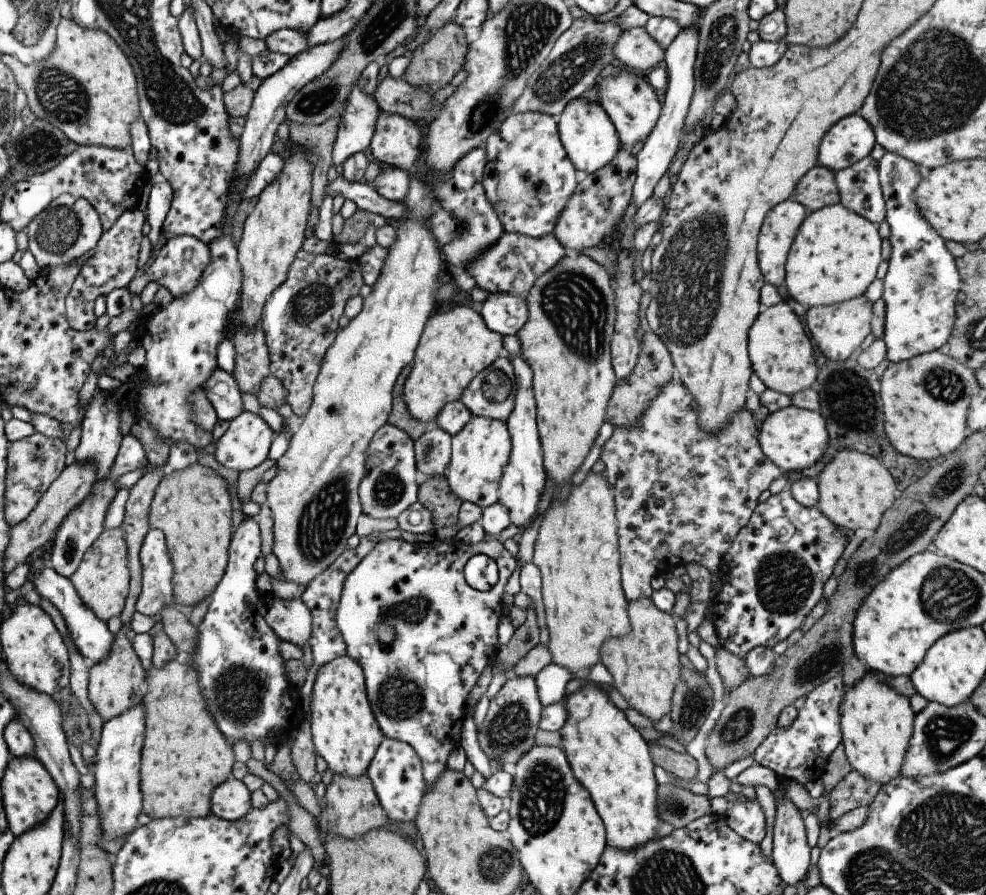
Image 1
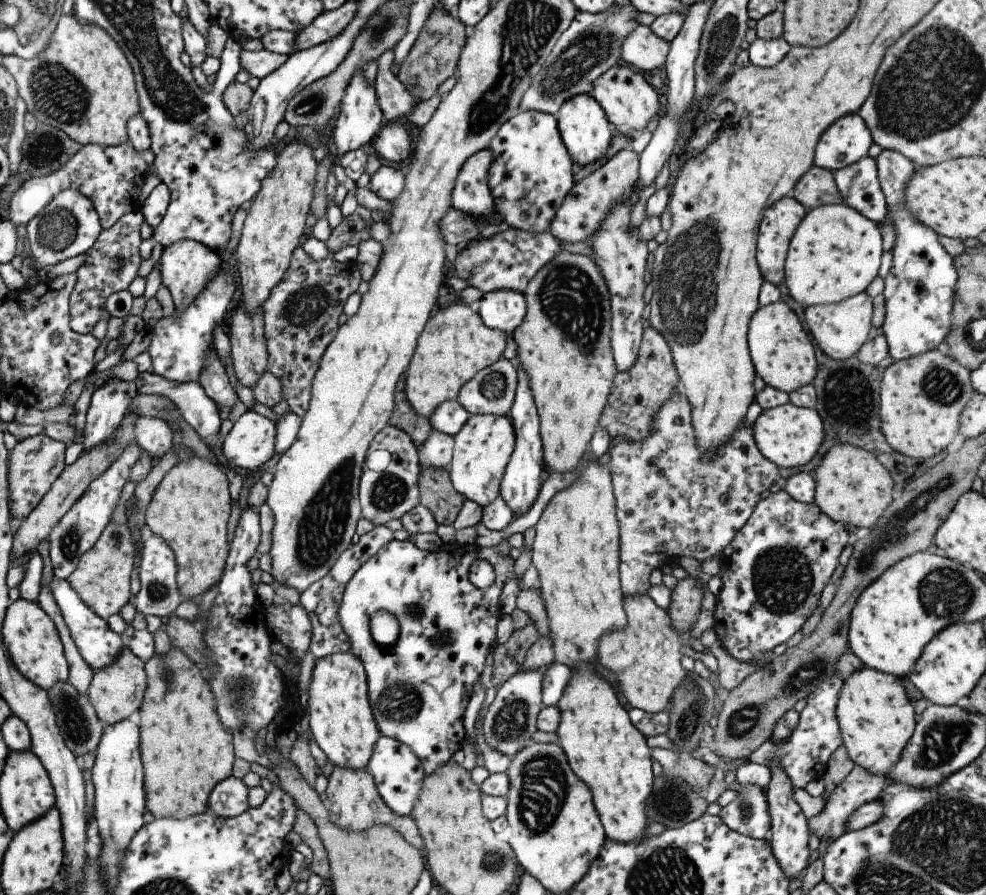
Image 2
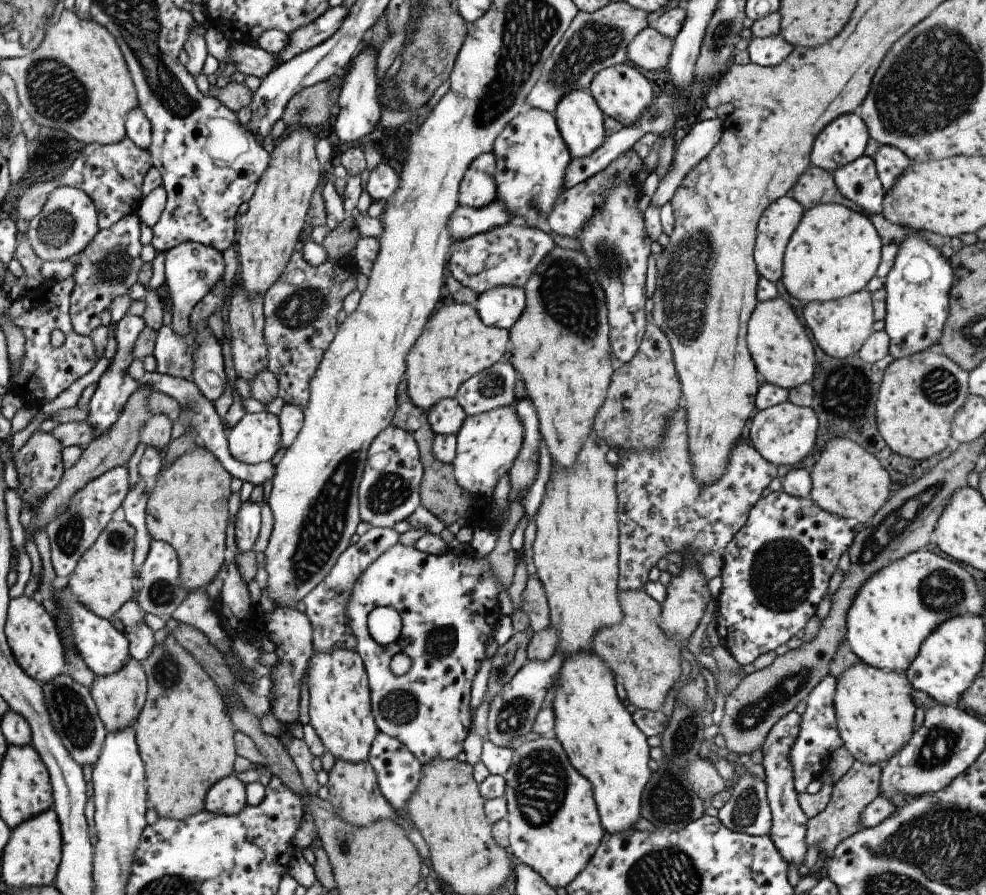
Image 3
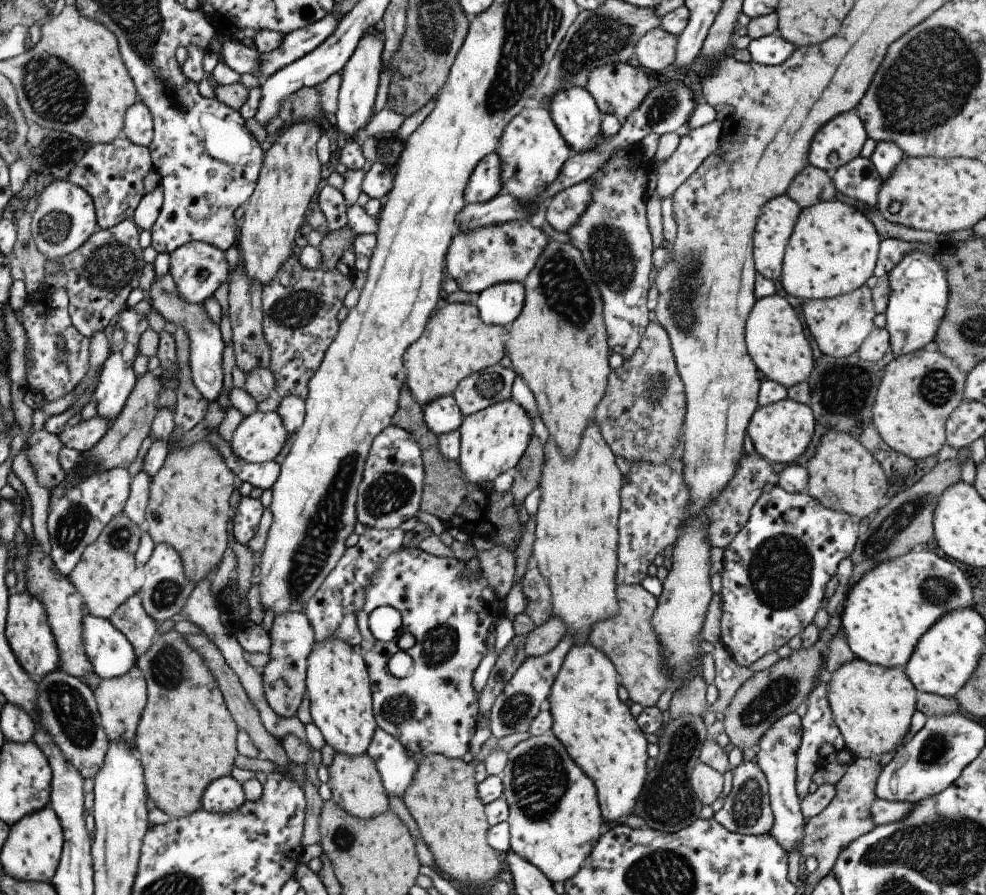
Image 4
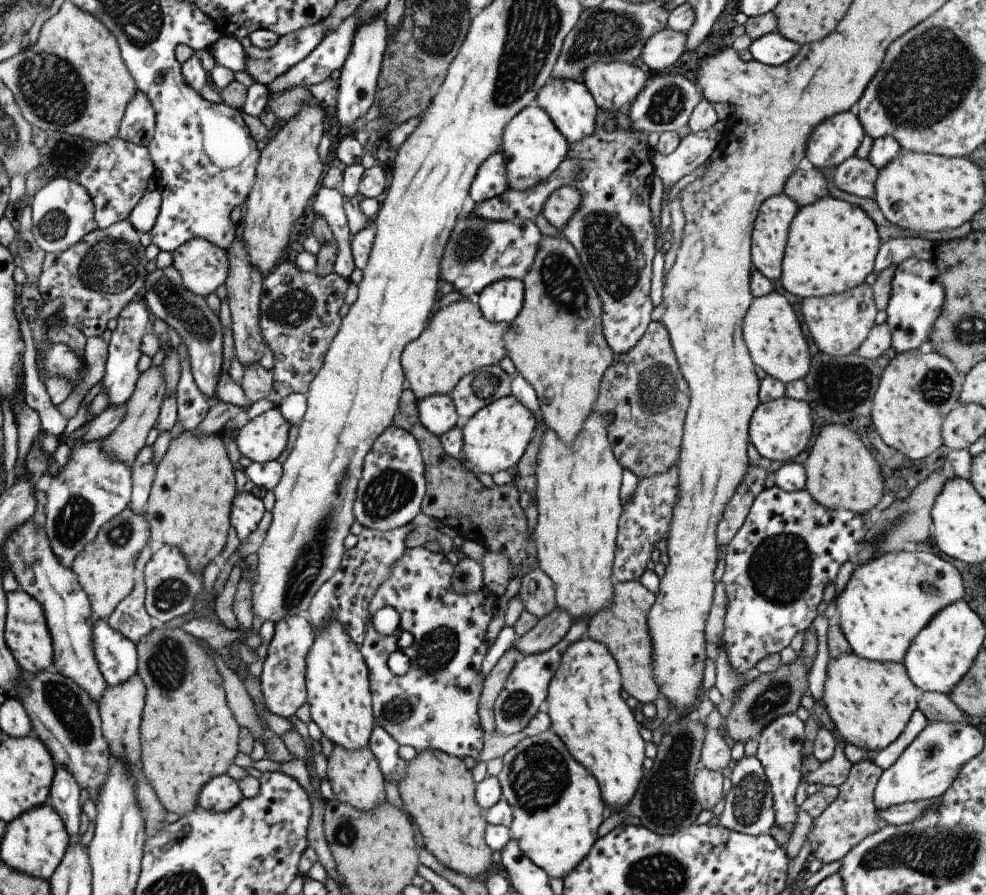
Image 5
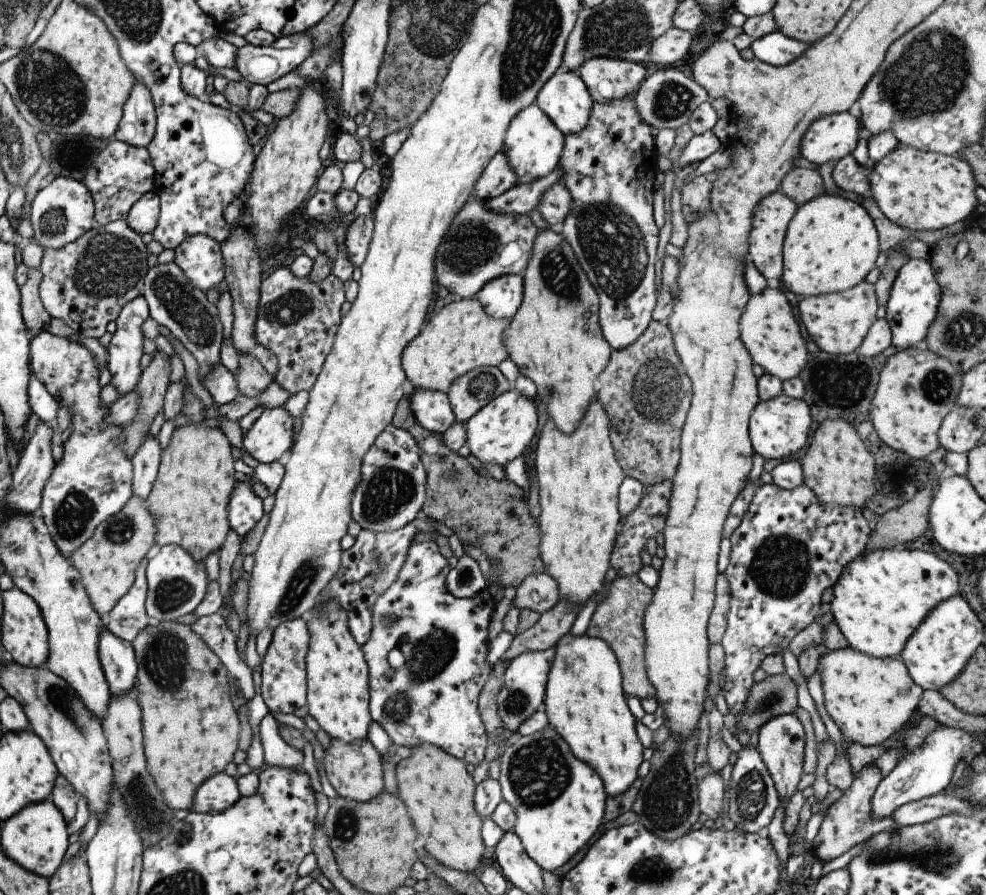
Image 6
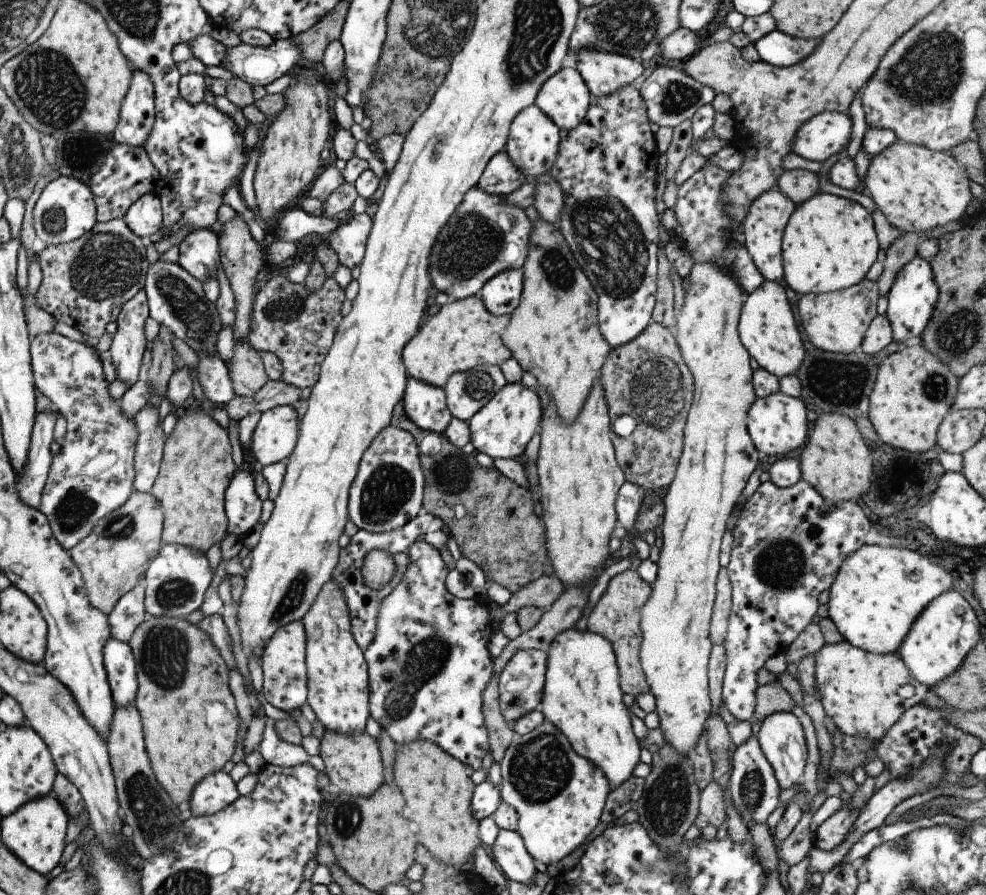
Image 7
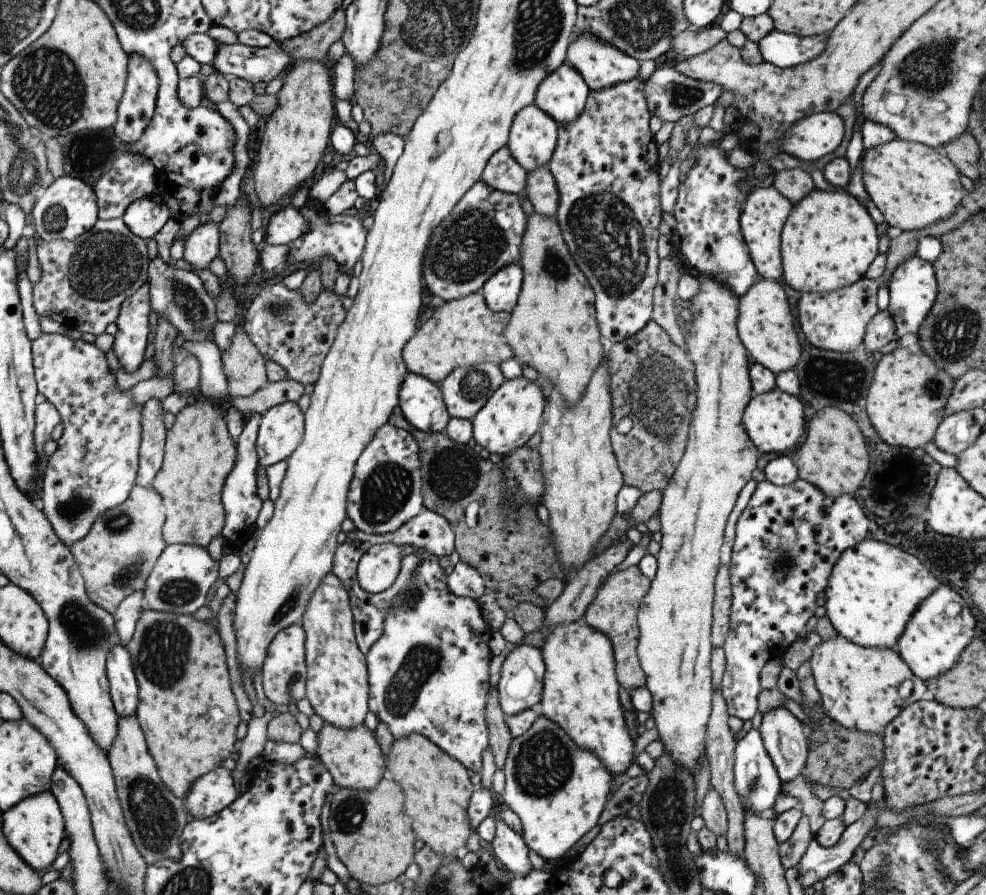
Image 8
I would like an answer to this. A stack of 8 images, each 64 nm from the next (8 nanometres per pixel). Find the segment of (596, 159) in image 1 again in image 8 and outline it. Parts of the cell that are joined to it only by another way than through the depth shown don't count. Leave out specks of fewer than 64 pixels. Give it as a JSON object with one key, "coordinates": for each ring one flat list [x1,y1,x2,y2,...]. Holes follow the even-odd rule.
{"coordinates":[[562,63,538,85,534,103,558,124,572,123,584,110,589,94,582,75]]}

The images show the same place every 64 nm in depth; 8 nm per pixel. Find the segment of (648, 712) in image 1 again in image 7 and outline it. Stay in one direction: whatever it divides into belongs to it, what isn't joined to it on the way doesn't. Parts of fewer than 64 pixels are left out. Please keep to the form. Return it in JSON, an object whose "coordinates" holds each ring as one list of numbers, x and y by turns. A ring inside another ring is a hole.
{"coordinates":[[635,566,630,567,610,580,606,593,592,607,586,620,586,628,590,632,601,634,611,642,617,658,622,692,632,694,635,697,638,694,649,692,649,686,639,657,642,639,639,620,642,607,650,595,651,586,638,574]]}

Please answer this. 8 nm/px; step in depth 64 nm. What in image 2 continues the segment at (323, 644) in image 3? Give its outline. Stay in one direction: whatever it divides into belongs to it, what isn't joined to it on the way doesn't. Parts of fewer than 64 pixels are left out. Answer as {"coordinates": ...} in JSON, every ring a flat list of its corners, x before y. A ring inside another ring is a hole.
{"coordinates":[[374,525,374,528,362,535,356,544,351,544,336,561,336,564,328,571,328,574,311,584,301,595,300,604,306,609,310,619,313,635,309,650,317,658,330,656,334,653,346,652,351,650,351,644,346,632,342,628,339,619,340,603,343,599,347,582,354,576,354,573,386,543,394,541,394,534,385,525]]}

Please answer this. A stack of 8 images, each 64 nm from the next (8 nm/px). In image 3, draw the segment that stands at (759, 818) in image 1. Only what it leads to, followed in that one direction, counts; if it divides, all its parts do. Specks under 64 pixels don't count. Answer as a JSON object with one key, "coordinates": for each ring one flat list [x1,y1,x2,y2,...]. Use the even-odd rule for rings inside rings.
{"coordinates":[[746,772,733,784,730,794,730,799,718,811,720,822,735,833,768,835,772,817,765,780]]}

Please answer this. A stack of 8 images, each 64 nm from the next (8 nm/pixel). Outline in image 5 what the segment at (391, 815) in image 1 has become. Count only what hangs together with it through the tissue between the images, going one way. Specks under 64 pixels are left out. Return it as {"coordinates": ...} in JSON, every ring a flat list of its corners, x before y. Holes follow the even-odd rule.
{"coordinates":[[375,725,369,740,369,747,378,759,385,780,399,780,405,777,407,761,398,755,399,744,380,725]]}

